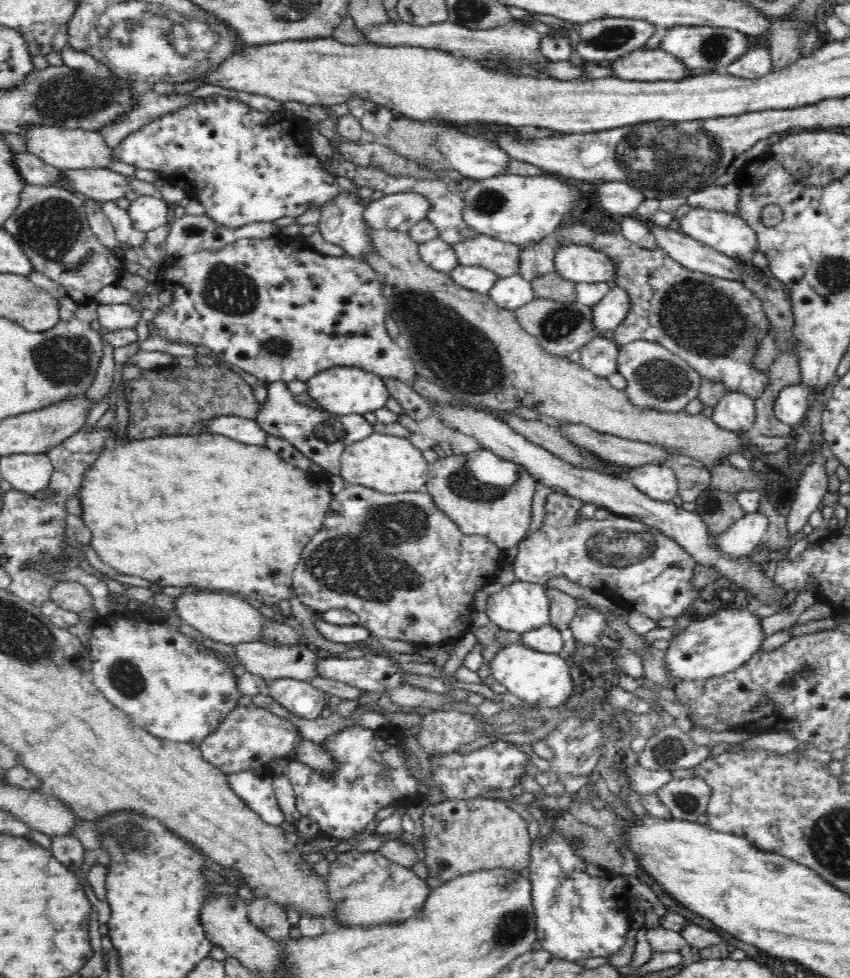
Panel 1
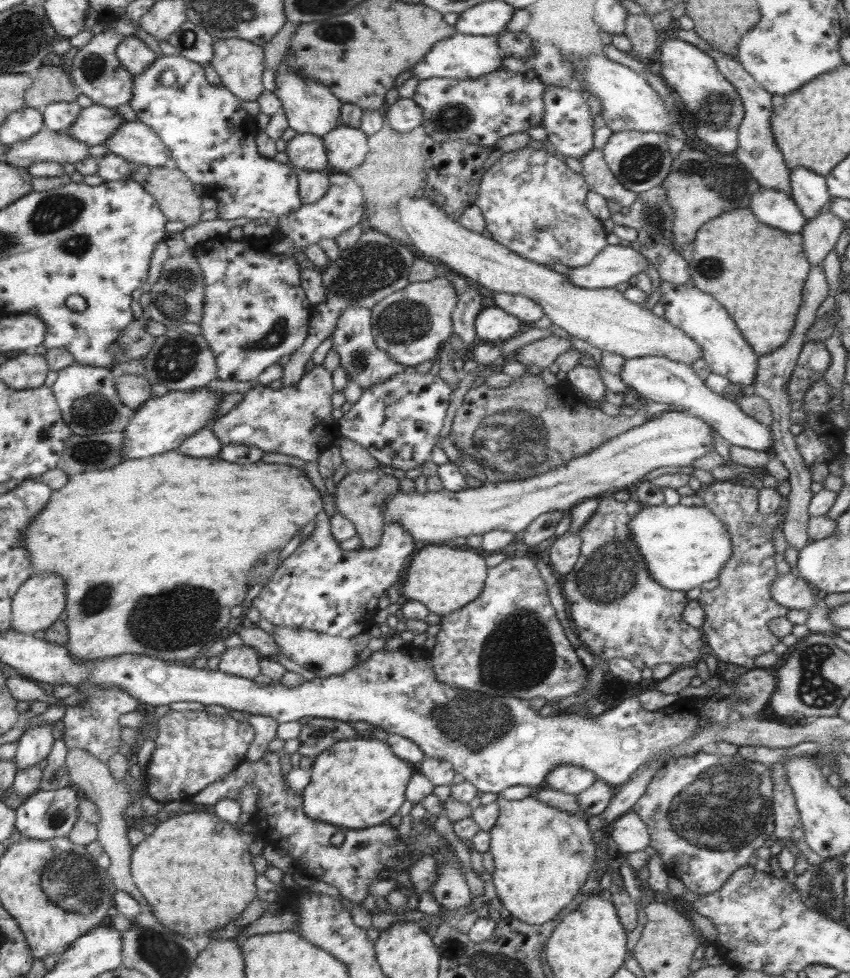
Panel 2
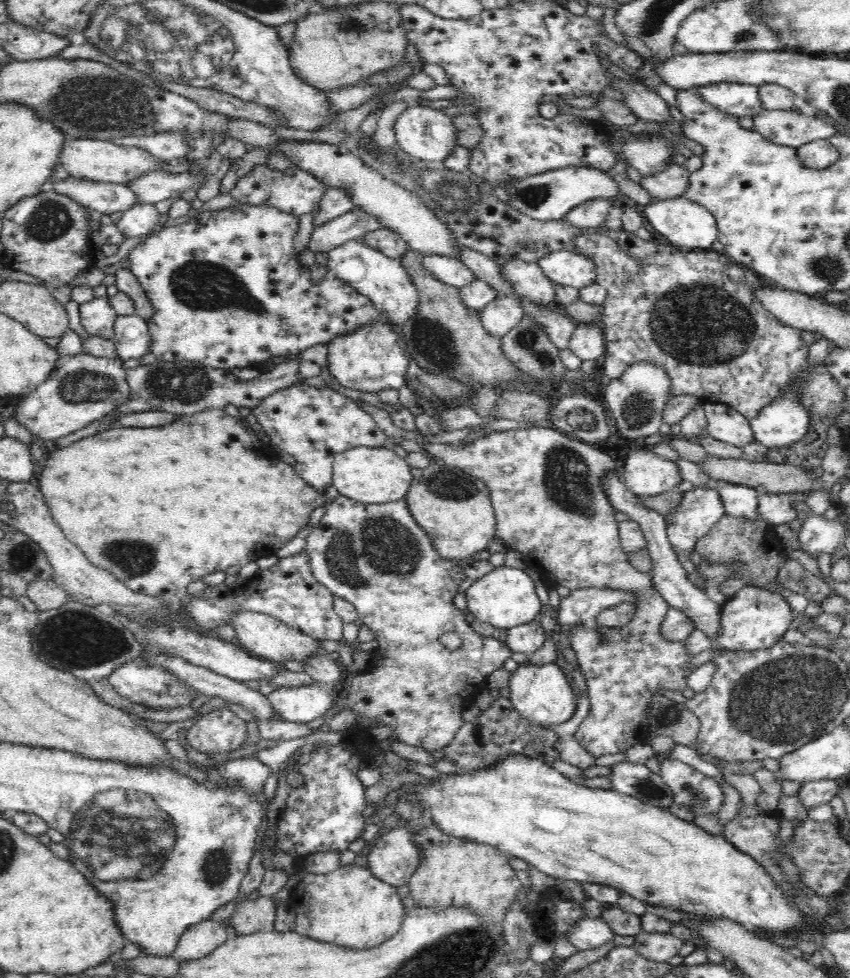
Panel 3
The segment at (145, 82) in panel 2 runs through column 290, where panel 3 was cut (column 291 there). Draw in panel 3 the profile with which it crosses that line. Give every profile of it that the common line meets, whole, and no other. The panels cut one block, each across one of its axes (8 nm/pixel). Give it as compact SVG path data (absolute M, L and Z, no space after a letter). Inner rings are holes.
M291 165L283 171L267 166L256 166L248 174L239 178L235 187L228 193L238 203L250 203L253 206L260 206L260 204L274 206L282 212L300 218L321 207L320 202L322 202L326 190L328 188L323 182L295 165Z

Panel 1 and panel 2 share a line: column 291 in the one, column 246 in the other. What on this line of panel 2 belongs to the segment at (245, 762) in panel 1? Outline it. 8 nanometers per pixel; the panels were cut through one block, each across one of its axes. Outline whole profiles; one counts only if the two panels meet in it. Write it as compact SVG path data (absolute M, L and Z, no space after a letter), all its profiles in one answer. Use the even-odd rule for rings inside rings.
M174 712L158 720L158 733L151 760L144 768L148 794L164 803L171 800L187 802L204 787L223 779L244 762L256 731L247 722L239 722L229 715L216 716L210 712Z

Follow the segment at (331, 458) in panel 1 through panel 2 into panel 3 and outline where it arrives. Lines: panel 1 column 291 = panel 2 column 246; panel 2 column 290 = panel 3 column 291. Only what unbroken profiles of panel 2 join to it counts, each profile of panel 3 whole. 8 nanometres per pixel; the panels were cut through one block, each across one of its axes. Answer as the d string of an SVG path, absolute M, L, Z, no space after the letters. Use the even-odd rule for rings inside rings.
M304 382L277 390L266 396L257 407L252 409L263 431L270 436L271 444L293 456L296 464L293 466L306 485L314 487L318 492L325 492L333 487L333 458L338 453L346 452L357 446L370 448L384 447L385 432L378 428L376 421L354 399L346 397L327 386L317 388Z

